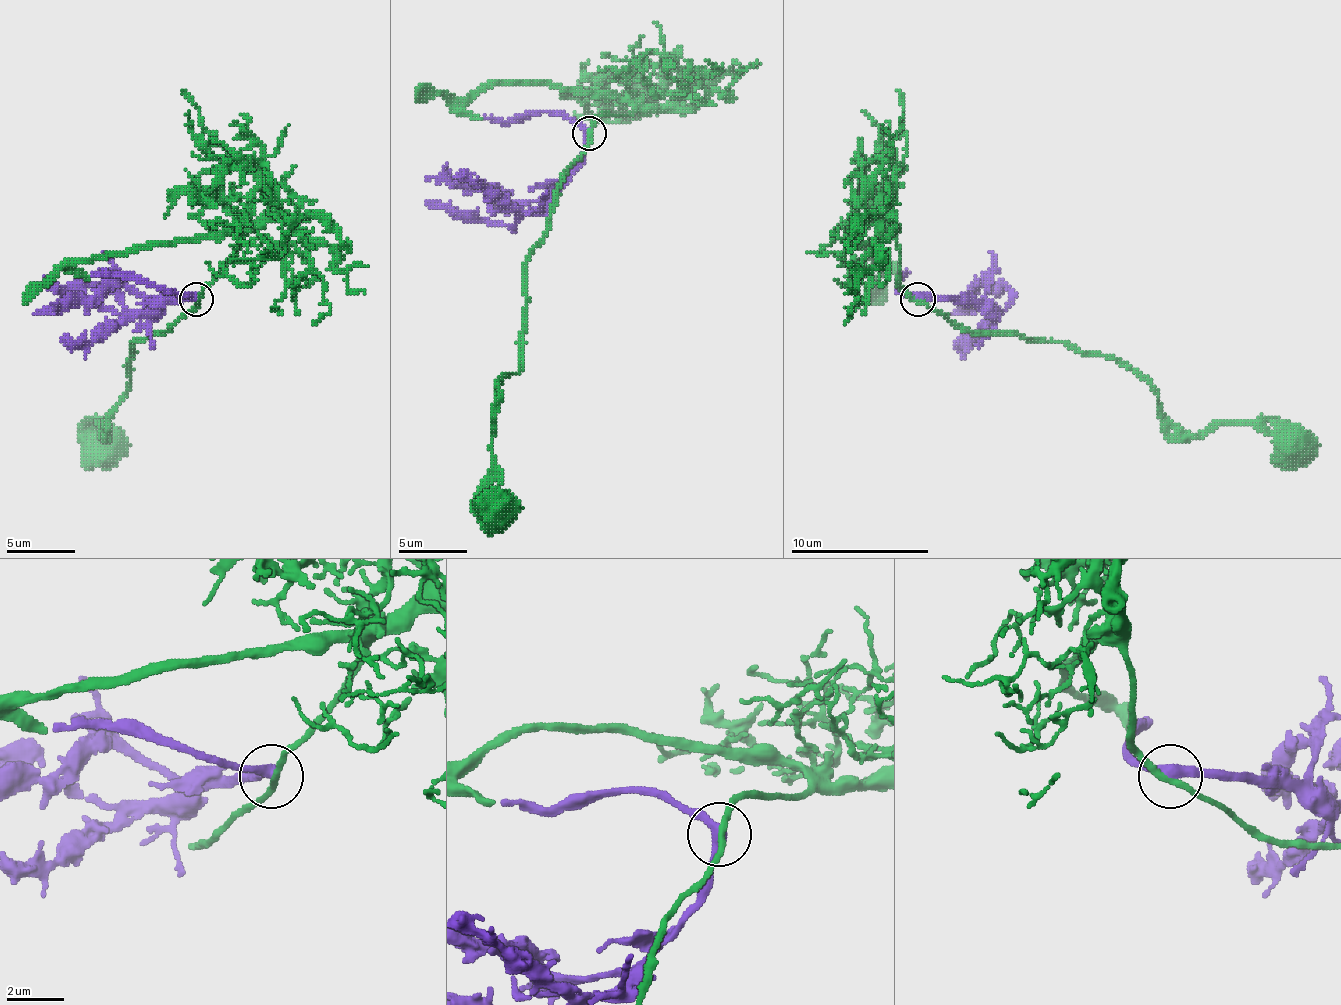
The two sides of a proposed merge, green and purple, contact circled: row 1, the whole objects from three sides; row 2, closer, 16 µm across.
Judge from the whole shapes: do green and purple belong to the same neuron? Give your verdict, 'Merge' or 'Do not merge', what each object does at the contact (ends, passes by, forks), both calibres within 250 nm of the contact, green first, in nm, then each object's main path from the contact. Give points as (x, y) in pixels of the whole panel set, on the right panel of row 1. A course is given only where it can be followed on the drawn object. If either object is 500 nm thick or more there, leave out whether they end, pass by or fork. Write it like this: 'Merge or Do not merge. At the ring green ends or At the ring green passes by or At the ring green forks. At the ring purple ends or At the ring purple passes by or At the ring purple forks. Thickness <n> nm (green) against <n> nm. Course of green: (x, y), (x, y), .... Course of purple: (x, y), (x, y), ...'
Merge. At the ring green passes by. At the ring purple passes by. Thickness 200 nm (green) against 360 nm. Course of green: (917, 300), (968, 331), (1013, 331), (1113, 355), (1185, 431), (1278, 421), (1299, 441). Course of purple: (917, 300), (975, 300), (986, 310), (1006, 307), (1006, 286), (986, 283)

